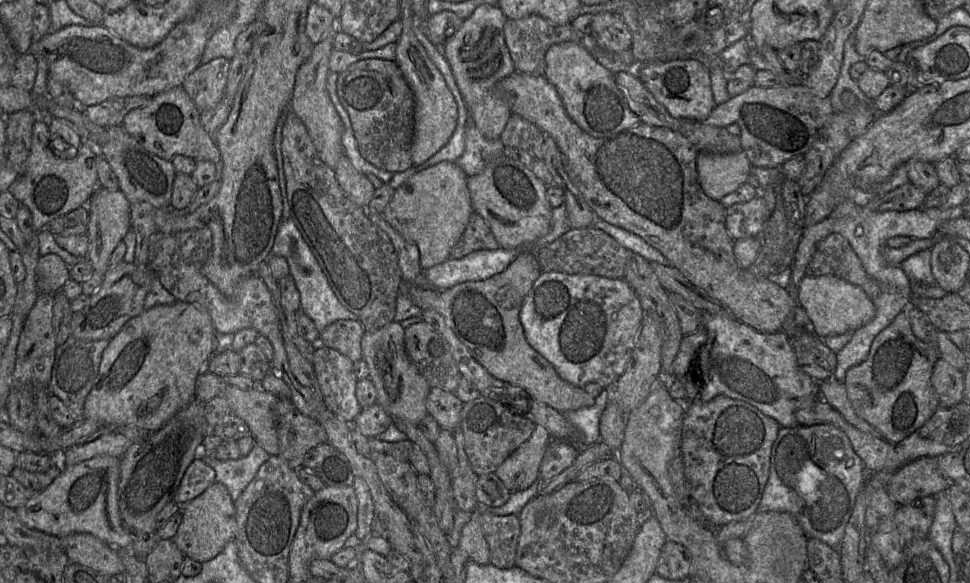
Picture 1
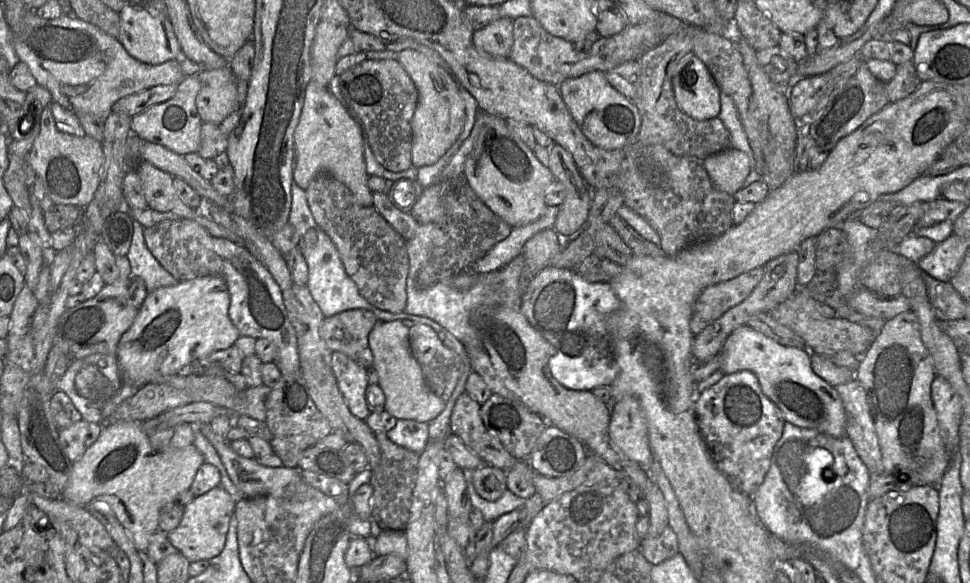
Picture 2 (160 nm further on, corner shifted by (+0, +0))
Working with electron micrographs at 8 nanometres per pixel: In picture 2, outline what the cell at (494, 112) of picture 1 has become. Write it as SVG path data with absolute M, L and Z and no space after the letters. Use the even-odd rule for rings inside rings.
M502 17L473 33L473 44L480 52L497 58L508 58L513 45L513 20Z

